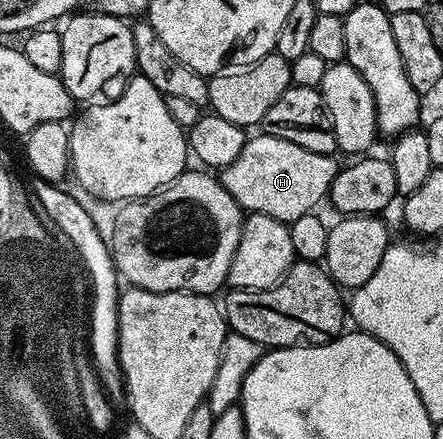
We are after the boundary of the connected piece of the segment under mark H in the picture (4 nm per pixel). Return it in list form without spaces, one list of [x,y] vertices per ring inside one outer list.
[[[250,135],[239,158],[220,169],[219,179],[227,194],[231,194],[231,198],[235,198],[237,205],[246,213],[267,214],[267,218],[290,225],[310,215],[316,209],[313,207],[328,197],[331,182],[335,182],[339,171],[337,159],[336,155],[303,150],[303,146],[287,142],[287,138]]]

